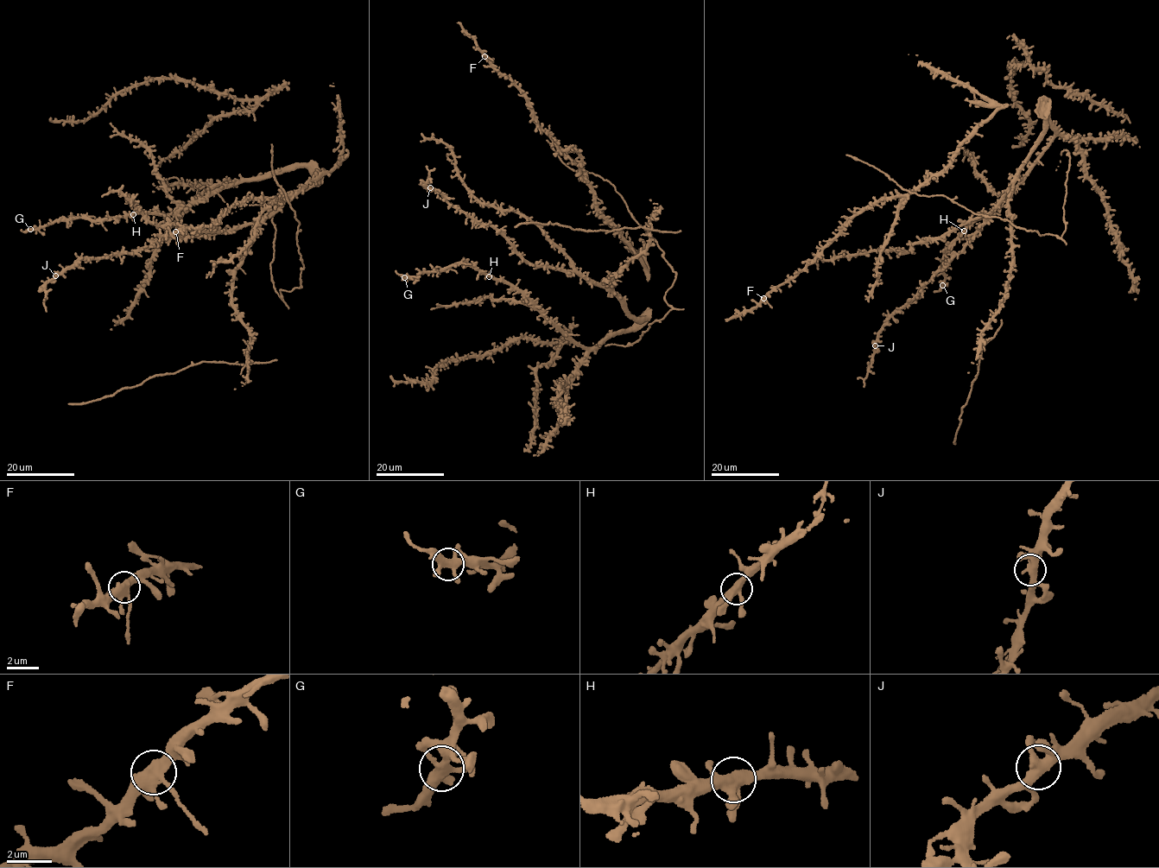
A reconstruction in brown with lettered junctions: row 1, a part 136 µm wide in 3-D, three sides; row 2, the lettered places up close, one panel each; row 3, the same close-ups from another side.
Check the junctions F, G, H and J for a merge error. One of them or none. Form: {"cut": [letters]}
{"cut": []}

